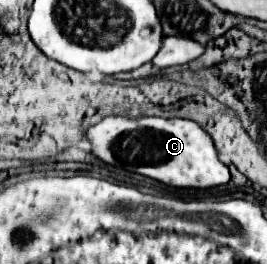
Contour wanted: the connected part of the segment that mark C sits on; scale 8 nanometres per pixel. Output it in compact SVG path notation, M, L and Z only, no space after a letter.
M108 116L88 128L92 152L106 164L122 166L174 188L214 188L230 180L228 166L220 162L216 146L204 128L184 118L116 118Z

